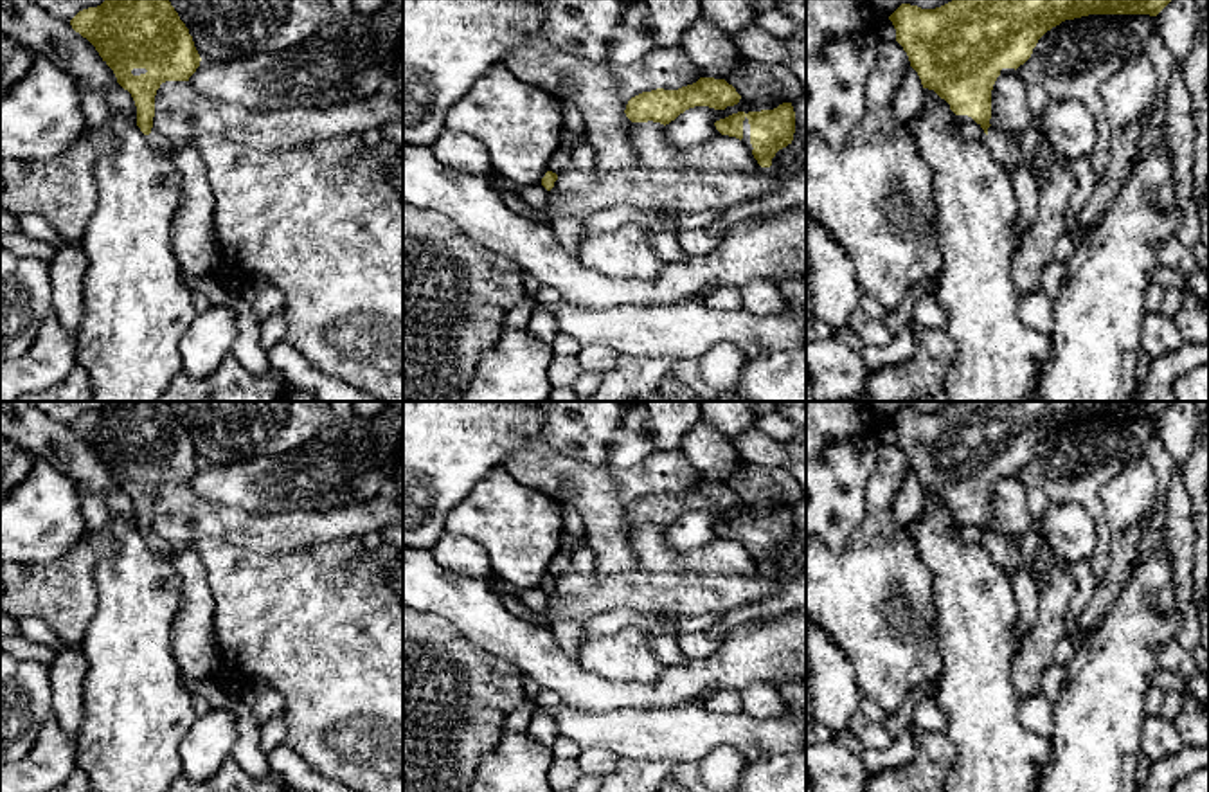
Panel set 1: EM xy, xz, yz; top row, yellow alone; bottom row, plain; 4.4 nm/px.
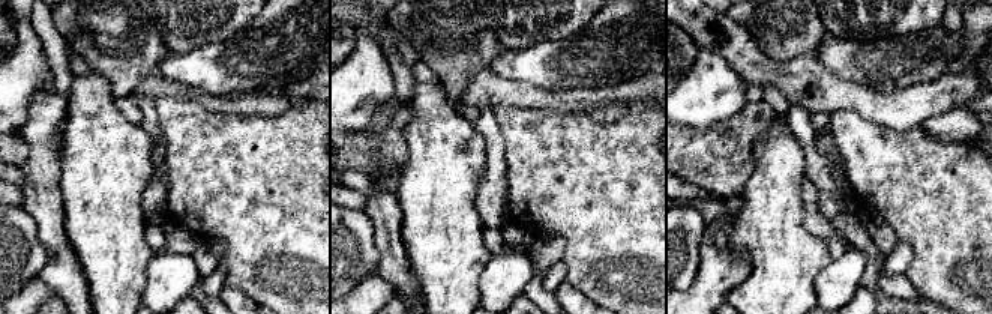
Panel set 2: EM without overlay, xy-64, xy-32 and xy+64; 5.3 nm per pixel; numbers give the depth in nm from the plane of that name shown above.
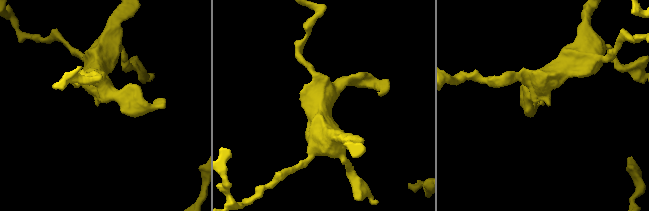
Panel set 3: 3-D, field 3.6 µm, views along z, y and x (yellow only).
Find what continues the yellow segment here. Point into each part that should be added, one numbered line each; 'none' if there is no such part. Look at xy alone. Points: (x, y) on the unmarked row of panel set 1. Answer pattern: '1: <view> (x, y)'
1: xy (166, 553)

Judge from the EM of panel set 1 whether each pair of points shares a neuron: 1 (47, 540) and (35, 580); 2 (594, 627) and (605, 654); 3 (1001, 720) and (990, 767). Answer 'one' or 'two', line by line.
1: two
2: two
3: one

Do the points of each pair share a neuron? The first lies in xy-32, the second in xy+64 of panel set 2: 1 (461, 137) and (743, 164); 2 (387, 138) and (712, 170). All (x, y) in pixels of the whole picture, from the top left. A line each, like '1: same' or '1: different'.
1: different
2: same

